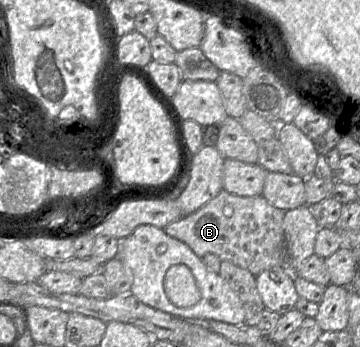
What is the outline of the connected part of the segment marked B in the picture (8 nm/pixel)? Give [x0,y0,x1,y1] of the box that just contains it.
[164,190,287,276]

